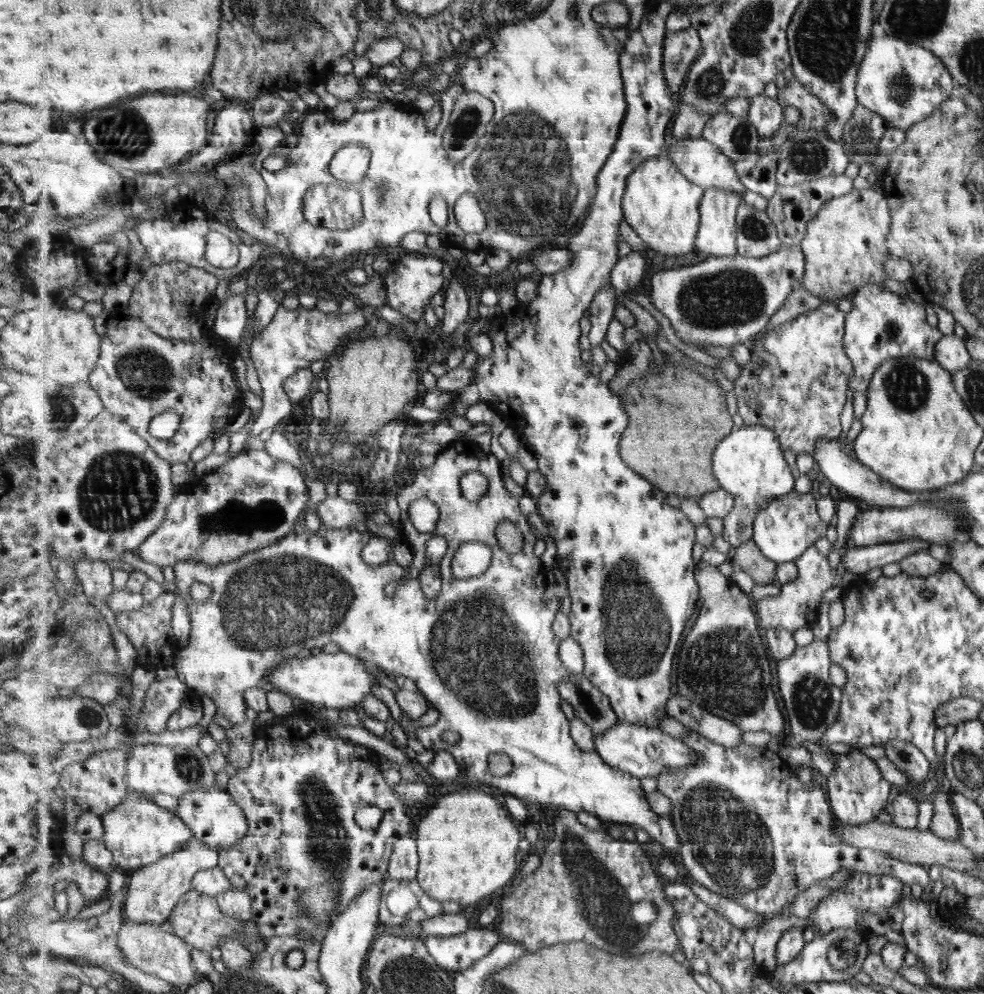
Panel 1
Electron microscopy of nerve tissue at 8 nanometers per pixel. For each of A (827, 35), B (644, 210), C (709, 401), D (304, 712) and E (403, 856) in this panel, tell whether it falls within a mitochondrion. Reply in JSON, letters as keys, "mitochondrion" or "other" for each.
{"A":"mitochondrion","B":"other","C":"other","D":"other","E":"other"}

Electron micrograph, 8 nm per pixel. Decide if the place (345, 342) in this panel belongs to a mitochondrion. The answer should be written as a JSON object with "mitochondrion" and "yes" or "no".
{"mitochondrion":"no"}

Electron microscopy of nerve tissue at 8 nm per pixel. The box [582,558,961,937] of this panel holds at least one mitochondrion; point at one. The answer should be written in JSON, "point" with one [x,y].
{"point":[728,838]}

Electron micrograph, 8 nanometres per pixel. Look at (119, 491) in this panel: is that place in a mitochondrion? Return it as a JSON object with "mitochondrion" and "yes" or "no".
{"mitochondrion":"yes"}

